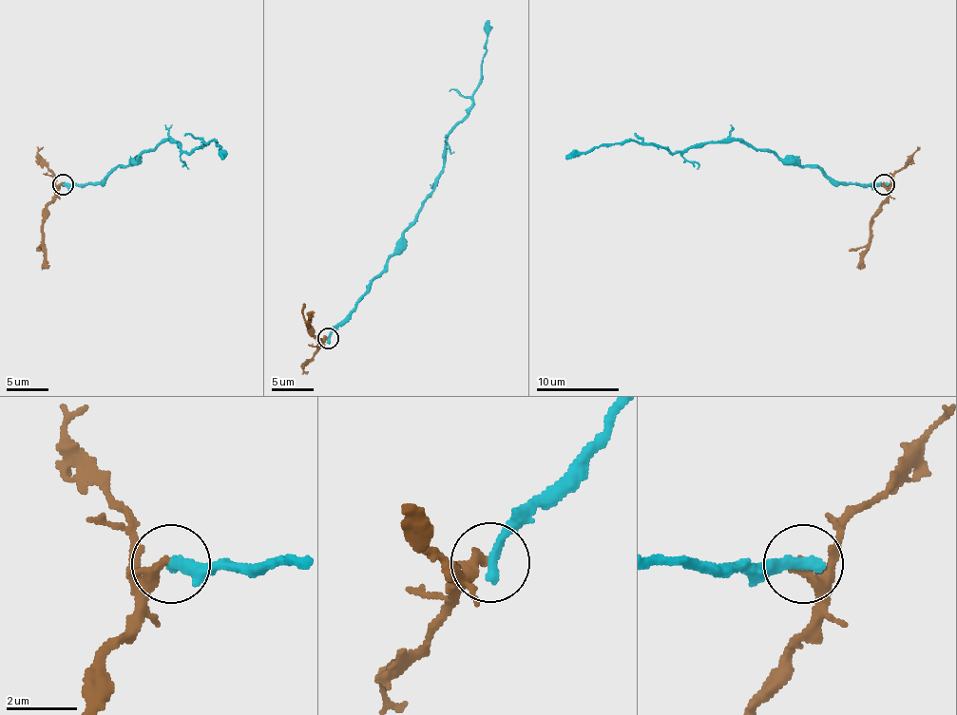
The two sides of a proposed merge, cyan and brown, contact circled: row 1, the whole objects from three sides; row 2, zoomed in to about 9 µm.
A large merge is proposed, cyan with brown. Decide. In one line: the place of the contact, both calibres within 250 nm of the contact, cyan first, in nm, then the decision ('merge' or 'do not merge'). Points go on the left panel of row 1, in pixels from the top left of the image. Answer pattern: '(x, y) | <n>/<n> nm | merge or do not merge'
(63, 184) | 380/360 nm | do not merge

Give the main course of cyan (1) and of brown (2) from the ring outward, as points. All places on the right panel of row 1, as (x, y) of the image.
1: (884, 184), (838, 184), (815, 166), (734, 141), (674, 154), (605, 143), (565, 158)
2: (884, 184), (888, 197), (873, 217), (869, 249), (856, 268)

